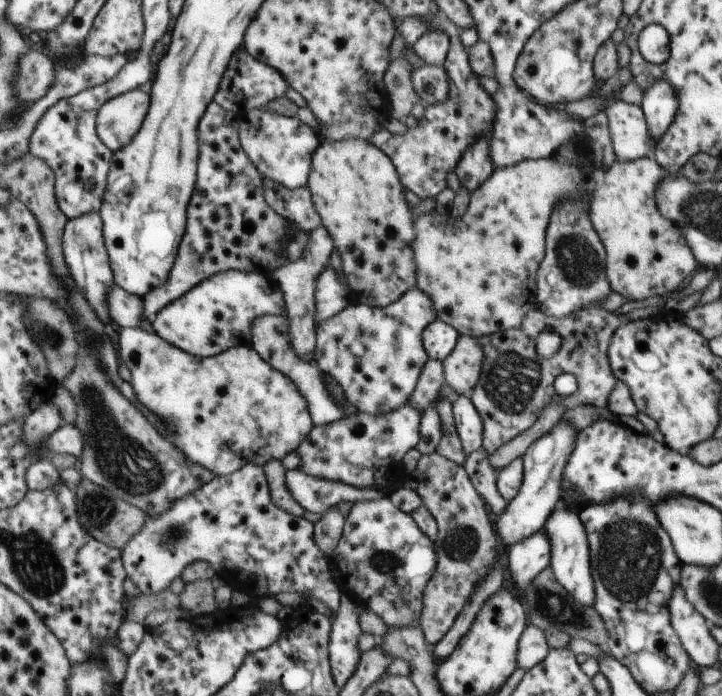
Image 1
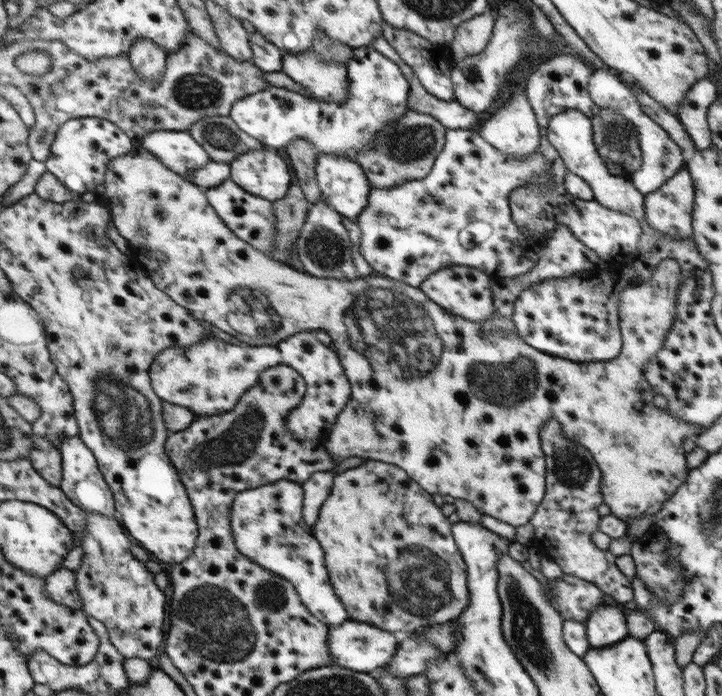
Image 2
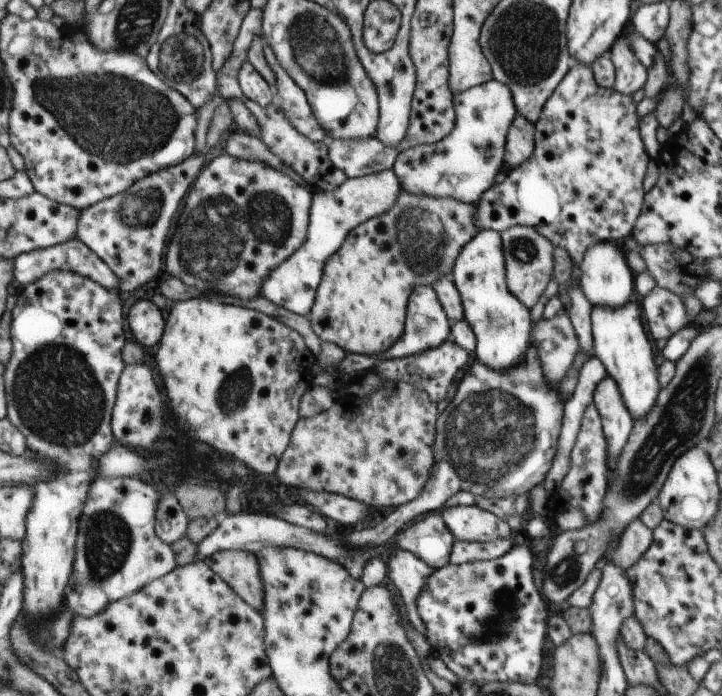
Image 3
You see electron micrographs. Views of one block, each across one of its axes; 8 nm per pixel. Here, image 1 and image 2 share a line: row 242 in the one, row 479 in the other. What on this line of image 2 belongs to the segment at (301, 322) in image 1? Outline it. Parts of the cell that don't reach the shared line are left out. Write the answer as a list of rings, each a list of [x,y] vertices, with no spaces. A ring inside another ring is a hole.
[[[318,472],[301,486],[304,488],[304,519],[315,525],[320,518],[321,507],[333,490],[334,473]]]

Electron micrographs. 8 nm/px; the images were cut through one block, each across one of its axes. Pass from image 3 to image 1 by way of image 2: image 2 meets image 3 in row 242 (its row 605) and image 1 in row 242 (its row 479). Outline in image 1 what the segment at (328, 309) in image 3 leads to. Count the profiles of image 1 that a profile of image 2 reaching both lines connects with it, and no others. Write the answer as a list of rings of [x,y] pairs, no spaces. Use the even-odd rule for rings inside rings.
[[[365,139],[320,140],[313,153],[307,188],[320,216],[321,224],[333,238],[343,260],[344,277],[351,289],[351,296],[362,305],[386,307],[397,302],[416,286],[416,266],[413,262],[413,241],[416,228],[410,204],[404,198],[404,188],[392,160]]]

